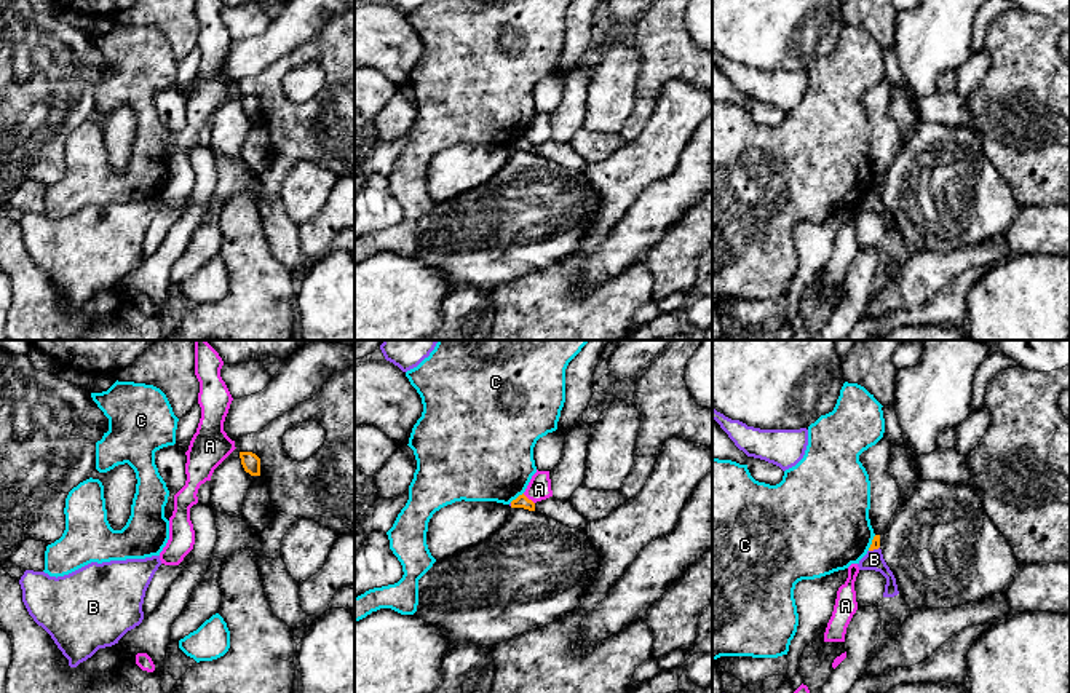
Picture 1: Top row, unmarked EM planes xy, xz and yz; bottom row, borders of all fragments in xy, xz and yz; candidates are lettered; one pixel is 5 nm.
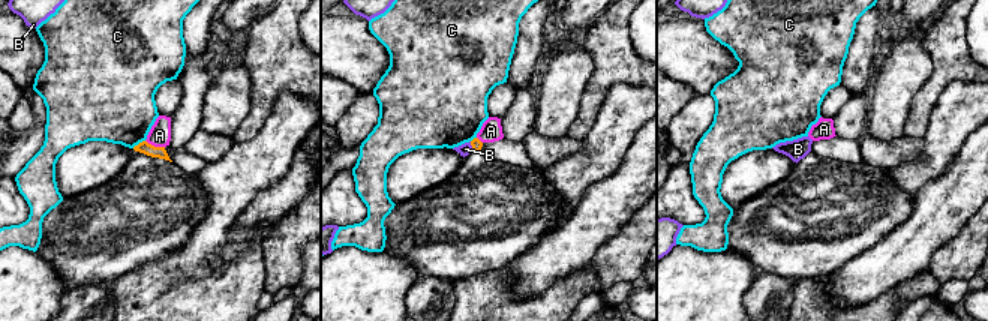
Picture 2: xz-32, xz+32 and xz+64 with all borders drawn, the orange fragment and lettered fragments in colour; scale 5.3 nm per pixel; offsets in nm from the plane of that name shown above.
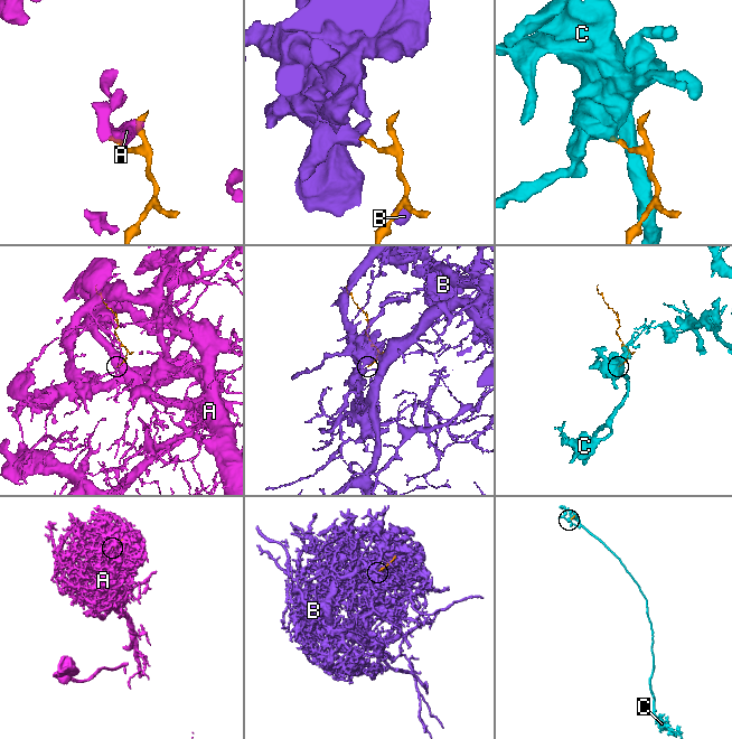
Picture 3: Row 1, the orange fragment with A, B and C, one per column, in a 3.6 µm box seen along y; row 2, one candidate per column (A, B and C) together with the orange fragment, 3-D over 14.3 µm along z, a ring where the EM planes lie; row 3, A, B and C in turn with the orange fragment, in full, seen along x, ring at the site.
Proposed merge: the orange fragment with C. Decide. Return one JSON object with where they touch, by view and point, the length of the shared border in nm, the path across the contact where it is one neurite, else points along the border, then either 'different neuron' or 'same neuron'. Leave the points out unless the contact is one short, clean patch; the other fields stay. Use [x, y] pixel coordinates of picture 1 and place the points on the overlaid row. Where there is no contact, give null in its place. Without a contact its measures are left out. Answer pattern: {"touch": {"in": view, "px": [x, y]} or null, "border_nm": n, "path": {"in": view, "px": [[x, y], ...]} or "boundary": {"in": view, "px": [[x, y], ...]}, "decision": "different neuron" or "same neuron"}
{"touch": {"in": "xz", "px": [518, 497]}, "border_nm": 90, "boundary": {"in": "xz", "px": [[523, 492], [510, 502]]}, "decision": "different neuron"}

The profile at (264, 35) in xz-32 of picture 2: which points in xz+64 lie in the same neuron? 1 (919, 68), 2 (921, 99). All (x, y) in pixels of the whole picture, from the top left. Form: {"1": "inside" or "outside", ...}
{"1": "outside", "2": "inside"}

